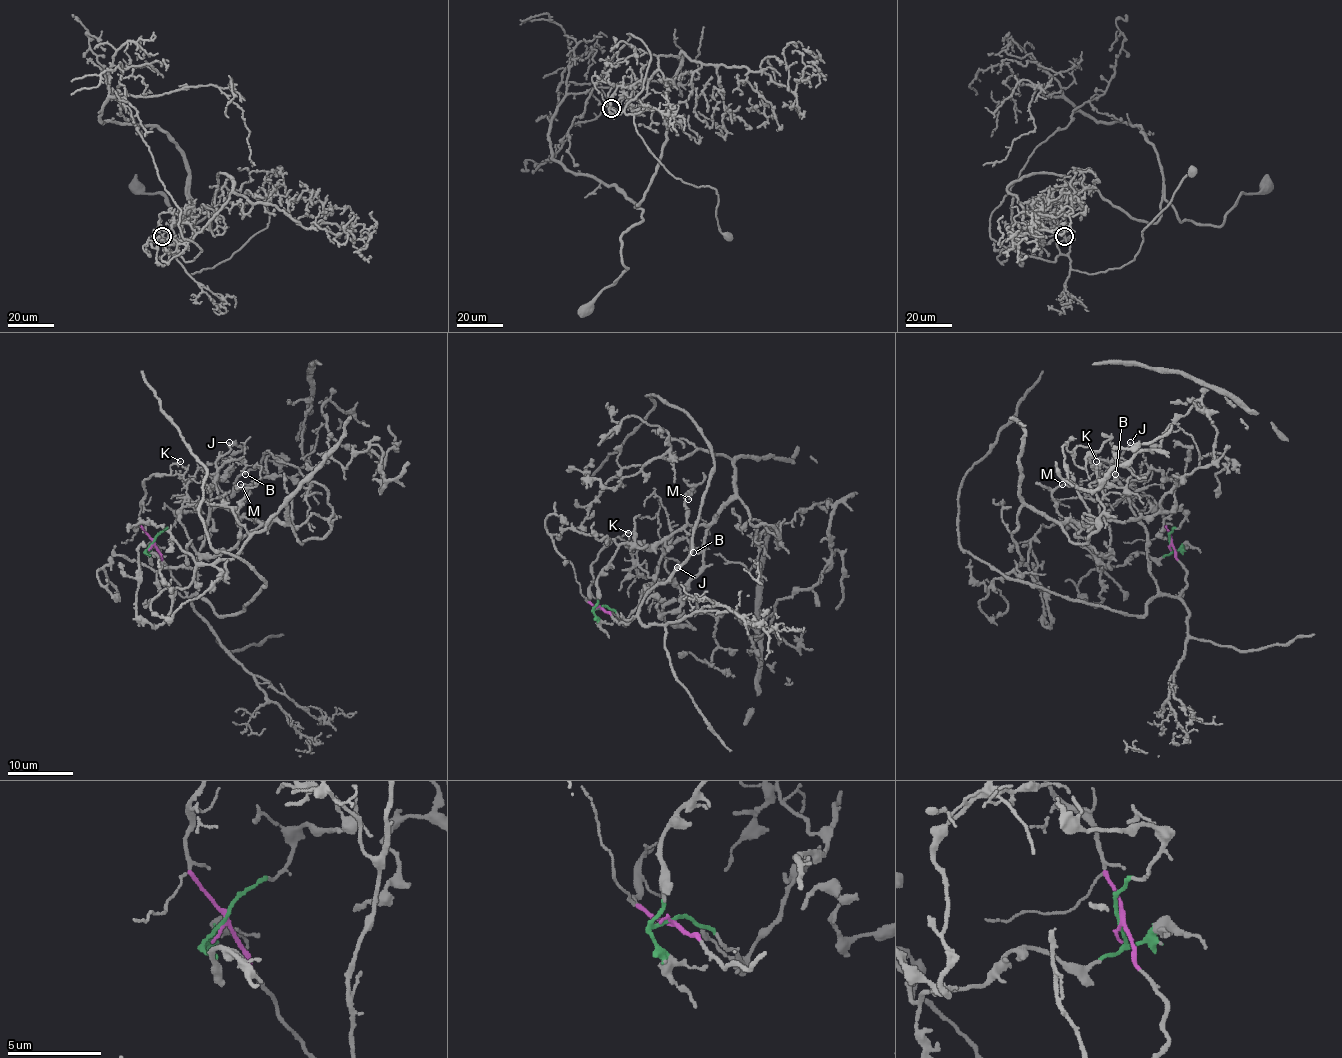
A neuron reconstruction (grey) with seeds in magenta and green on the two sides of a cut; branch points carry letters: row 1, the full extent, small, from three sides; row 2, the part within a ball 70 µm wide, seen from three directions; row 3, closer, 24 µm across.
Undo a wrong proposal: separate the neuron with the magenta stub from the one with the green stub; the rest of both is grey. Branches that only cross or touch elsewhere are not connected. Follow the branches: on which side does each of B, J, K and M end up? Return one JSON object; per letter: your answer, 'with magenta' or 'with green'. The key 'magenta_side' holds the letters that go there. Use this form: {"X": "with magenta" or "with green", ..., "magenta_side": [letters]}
{"B": "with magenta", "J": "with magenta", "K": "with magenta", "M": "with green", "magenta_side": ["B", "J", "K"]}

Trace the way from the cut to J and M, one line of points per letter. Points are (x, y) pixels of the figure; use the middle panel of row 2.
J: (600, 608), (618, 623), (628, 623), (644, 595), (644, 585), (654, 582), (664, 551), (677, 567)
M: (600, 607), (593, 608), (600, 571), (612, 556), (626, 543), (664, 543), (686, 525), (692, 488), (689, 498)

